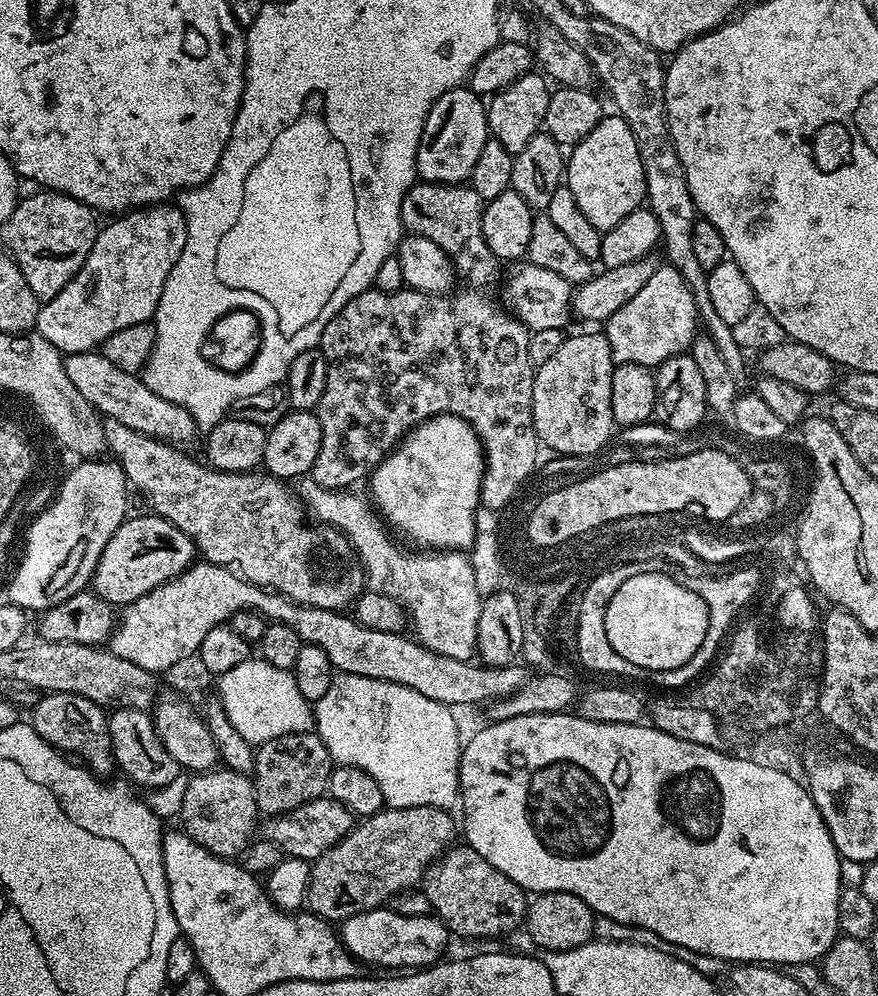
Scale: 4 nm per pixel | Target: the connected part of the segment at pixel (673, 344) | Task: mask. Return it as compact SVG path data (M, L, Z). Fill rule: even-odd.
M657 267L656 272L650 274L650 282L608 319L602 331L610 342L616 364L637 364L655 369L672 356L685 355L698 335L698 317L690 286L676 268Z

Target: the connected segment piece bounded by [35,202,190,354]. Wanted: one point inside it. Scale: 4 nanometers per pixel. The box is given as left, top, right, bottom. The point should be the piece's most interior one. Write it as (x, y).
(120, 284)

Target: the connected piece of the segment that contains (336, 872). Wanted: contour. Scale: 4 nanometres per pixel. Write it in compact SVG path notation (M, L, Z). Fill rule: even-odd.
M410 806L409 808L385 807L383 811L361 819L326 854L311 861L308 873L307 907L323 920L342 922L354 914L369 912L387 905L399 892L415 889L423 881L424 873L436 863L458 836L458 824L452 821L451 811L434 806Z

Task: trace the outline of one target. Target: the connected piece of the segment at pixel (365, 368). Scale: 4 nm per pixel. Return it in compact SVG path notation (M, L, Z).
M417 182L413 184L407 194L402 198L402 210L400 211L401 225L409 233L430 238L442 250L452 262L452 267L456 270L456 275L461 281L465 280L472 288L464 288L453 291L451 294L433 294L431 292L414 292L411 290L401 290L398 292L377 292L369 290L358 294L326 326L322 338L318 341L318 347L323 352L328 363L328 373L326 374L326 390L320 399L320 405L314 409L318 422L322 426L322 446L318 450L318 458L314 458L314 466L310 473L310 479L323 488L335 488L337 490L348 490L359 480L367 481L372 472L383 462L396 445L408 435L412 429L418 427L423 420L429 420L431 416L457 416L462 418L467 424L472 425L472 429L478 434L480 444L484 448L484 477L480 487L480 503L489 513L499 513L507 509L509 502L516 497L516 492L528 480L533 472L537 471L536 451L541 451L542 445L536 439L534 430L534 418L532 417L532 395L534 394L534 378L536 377L532 363L530 362L530 350L528 349L529 331L527 326L520 321L517 316L513 316L507 307L502 306L499 299L496 300L488 292L482 289L487 284L492 284L501 275L501 260L496 257L494 250L486 246L486 238L482 238L482 214L484 213L485 201L478 198L478 194L472 187L464 184L429 184L427 182Z

